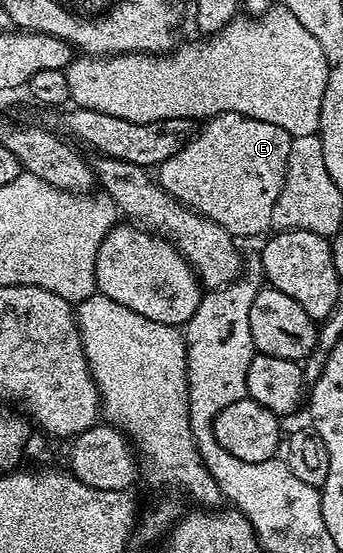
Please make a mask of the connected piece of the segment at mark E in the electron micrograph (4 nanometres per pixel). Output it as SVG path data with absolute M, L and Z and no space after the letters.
M223 113L208 119L185 148L157 168L157 181L170 196L221 224L234 238L257 236L272 227L272 212L282 190L292 135L268 121Z

